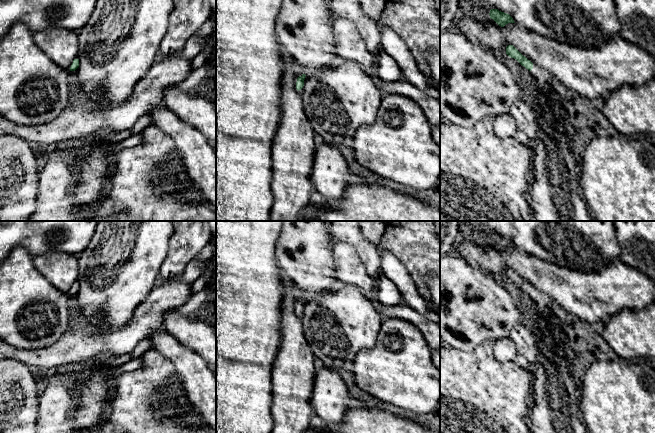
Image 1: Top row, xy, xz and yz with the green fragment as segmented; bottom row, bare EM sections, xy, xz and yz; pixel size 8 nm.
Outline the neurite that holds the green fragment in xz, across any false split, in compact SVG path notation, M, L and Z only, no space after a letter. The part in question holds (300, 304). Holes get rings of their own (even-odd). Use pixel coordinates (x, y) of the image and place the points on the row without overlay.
M296 298L295 301L295 314L298 318L302 318L303 316L303 310L304 310L304 304L305 304L306 299L305 298Z

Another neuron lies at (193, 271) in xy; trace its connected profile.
M208 242L197 257L187 265L182 274L171 279L159 280L159 282L162 284L169 284L172 281L183 281L192 284L202 275L205 266L212 265L213 256L214 247L211 242Z

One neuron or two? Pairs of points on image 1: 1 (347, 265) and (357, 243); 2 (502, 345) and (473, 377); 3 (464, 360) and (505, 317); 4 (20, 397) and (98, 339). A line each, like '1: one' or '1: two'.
1: two
2: two
3: two
4: two

